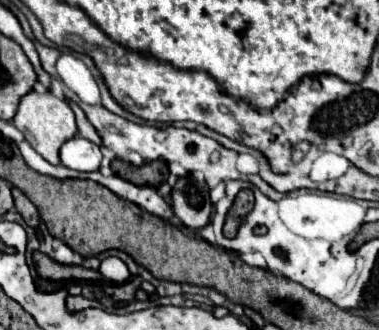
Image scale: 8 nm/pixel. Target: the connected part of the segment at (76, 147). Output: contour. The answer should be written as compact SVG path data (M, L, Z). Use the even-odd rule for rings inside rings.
M75 136L75 138L67 140L67 144L63 144L63 148L59 150L59 158L61 158L61 164L71 170L93 172L99 168L101 150L97 144L85 140L81 136Z

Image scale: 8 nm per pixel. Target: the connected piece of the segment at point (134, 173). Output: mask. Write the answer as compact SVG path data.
M115 158L111 162L111 168L115 174L119 174L121 178L133 182L133 184L149 184L149 186L157 186L159 182L165 182L169 176L169 168L165 160L153 160L153 162L145 162L143 166L133 166L125 160Z

